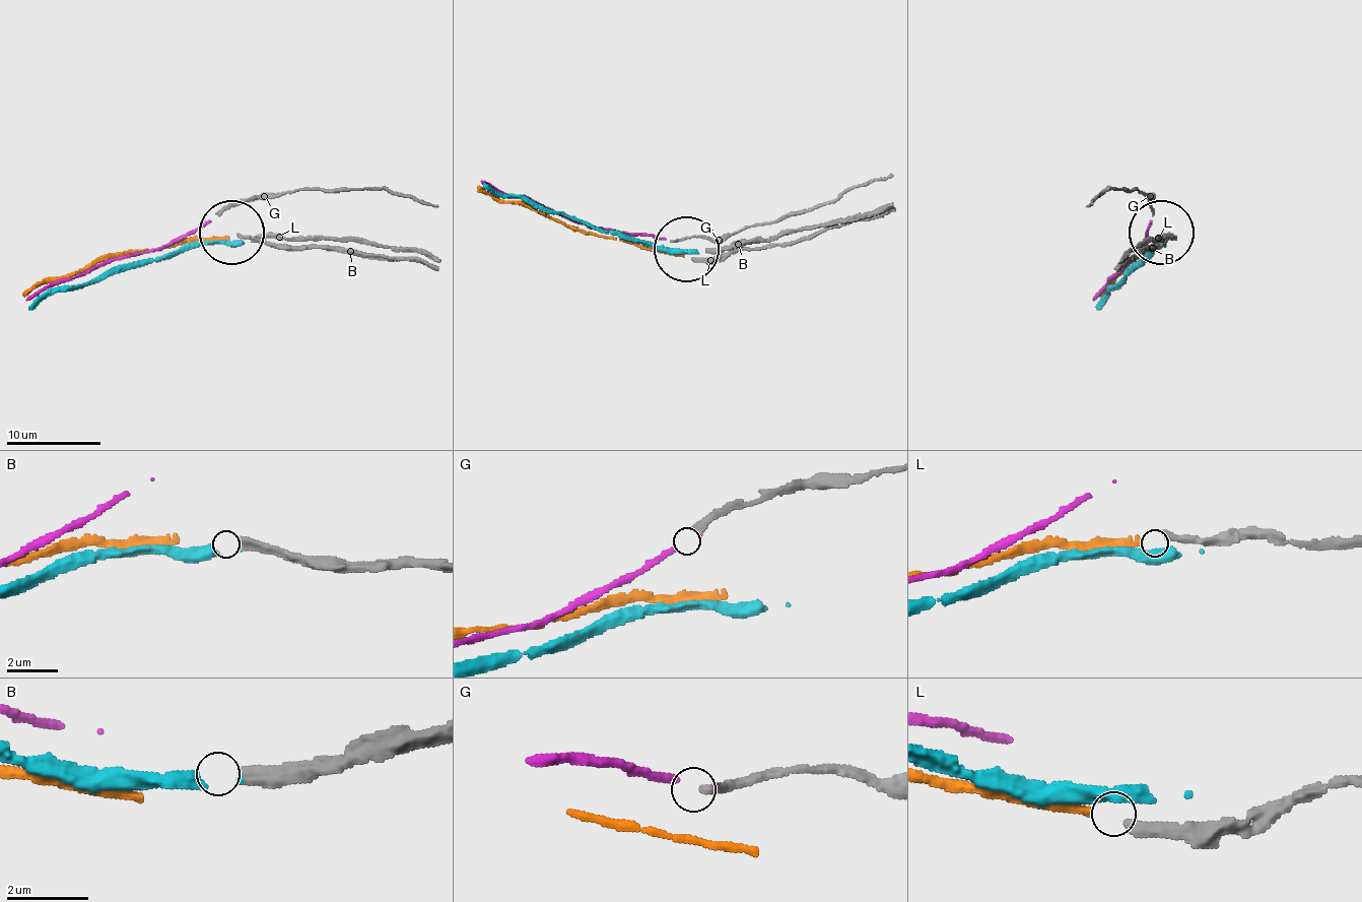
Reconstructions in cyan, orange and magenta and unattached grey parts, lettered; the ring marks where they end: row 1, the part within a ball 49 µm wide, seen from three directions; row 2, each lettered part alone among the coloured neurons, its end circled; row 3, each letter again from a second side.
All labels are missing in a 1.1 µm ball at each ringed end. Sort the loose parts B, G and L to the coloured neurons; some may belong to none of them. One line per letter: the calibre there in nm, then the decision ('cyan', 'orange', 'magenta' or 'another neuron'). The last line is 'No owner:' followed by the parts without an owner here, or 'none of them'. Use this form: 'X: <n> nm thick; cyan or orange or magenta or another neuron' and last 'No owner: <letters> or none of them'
B: 360 nm thick; cyan
G: 240 nm thick; magenta
L: 280 nm thick; orange
No owner: none of them

